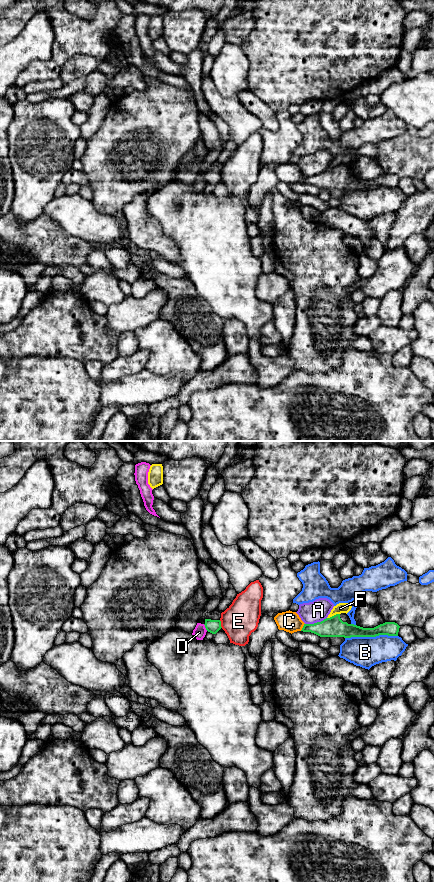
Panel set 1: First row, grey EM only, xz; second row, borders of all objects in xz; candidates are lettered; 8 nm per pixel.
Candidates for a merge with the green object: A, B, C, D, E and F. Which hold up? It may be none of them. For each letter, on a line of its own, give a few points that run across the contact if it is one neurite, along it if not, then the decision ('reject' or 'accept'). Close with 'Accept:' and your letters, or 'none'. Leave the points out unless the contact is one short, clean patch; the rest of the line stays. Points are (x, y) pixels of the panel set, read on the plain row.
A: reject
B: reject
C: reject
D: line xz (203, 176), (207, 182); reject
E: line xz (219, 172), (222, 179); reject
F: reject
Accept: none

